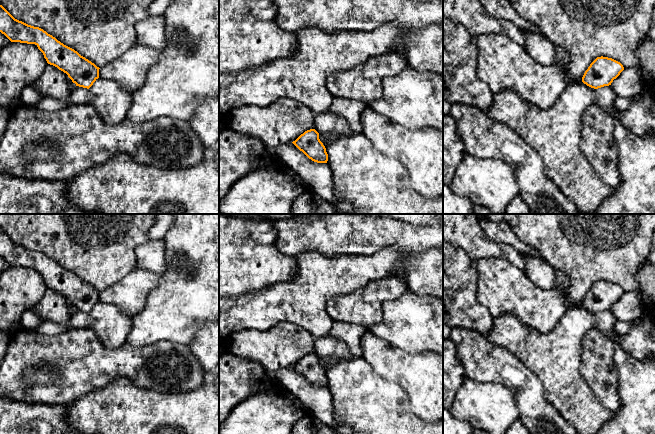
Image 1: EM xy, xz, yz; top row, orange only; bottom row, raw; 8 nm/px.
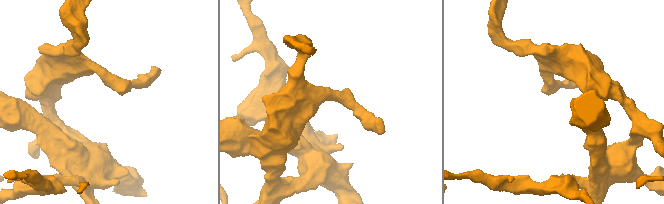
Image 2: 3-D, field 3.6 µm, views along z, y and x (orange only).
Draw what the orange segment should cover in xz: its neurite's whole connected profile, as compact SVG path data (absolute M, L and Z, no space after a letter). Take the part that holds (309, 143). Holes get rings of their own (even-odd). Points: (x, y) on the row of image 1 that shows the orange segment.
M315 129L305 131L292 143L312 161L327 163L326 148L320 141L319 133Z

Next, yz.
M597 57L585 71L582 82L594 89L609 86L623 70L620 62L608 57Z

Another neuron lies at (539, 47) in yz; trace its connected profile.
M523 30L525 36L525 51L539 64L555 64L556 46L545 36L539 33Z

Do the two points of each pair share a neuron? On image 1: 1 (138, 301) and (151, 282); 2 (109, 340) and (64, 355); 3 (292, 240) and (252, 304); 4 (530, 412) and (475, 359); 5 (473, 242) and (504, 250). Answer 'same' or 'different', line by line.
1: same
2: different
3: different
4: same
5: same

